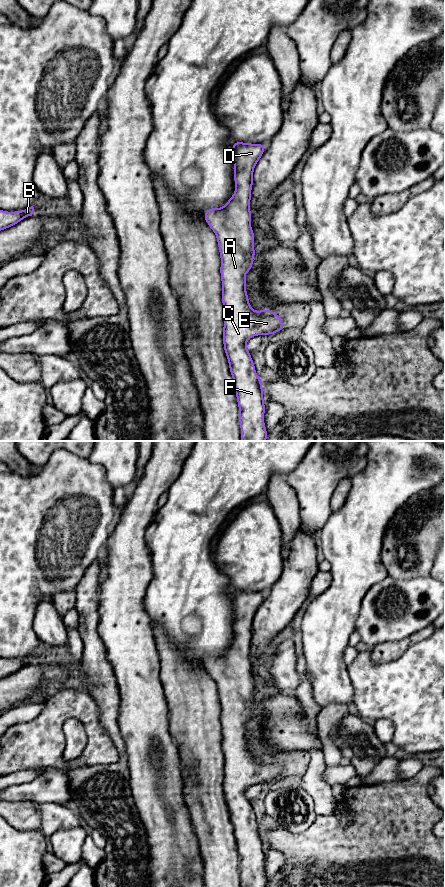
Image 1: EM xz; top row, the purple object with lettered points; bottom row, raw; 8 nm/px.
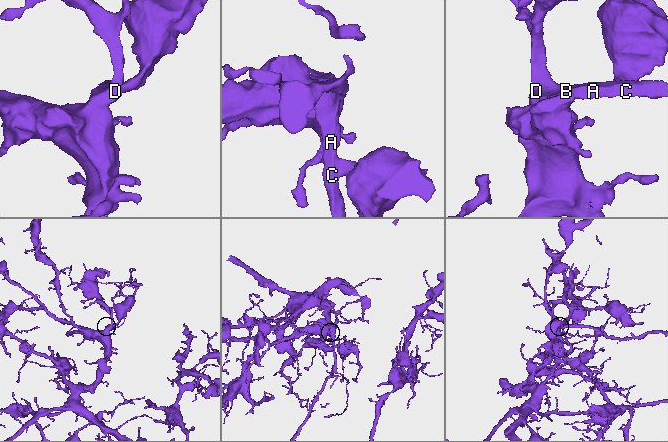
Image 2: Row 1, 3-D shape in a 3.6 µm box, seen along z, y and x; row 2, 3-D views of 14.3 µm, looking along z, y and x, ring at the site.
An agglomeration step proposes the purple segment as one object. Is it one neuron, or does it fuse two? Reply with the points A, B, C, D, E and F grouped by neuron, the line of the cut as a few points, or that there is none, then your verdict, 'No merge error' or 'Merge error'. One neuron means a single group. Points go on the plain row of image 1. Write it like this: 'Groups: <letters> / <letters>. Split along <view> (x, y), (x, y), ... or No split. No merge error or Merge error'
Groups: A B C D E F. No split. No merge error

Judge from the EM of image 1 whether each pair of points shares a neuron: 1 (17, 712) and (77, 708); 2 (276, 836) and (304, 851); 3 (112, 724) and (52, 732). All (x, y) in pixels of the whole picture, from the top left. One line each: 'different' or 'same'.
1: different
2: same
3: different

